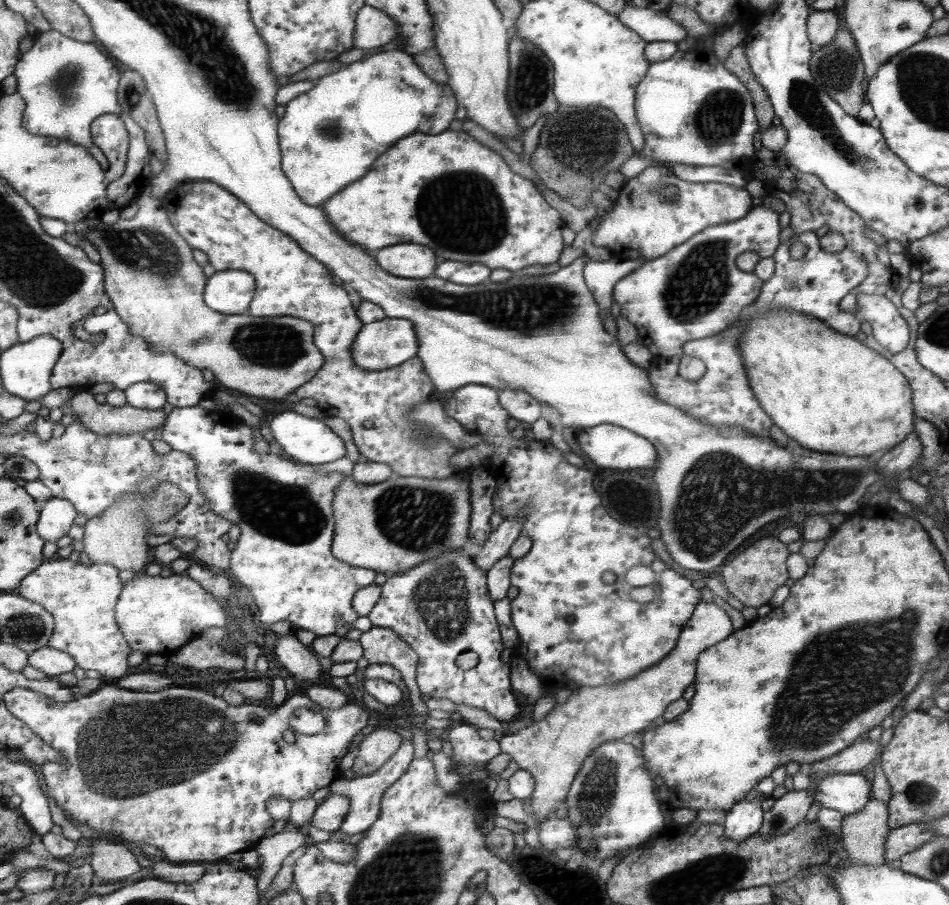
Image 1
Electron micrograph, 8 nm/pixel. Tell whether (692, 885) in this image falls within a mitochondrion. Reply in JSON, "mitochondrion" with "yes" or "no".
{"mitochondrion":"yes"}

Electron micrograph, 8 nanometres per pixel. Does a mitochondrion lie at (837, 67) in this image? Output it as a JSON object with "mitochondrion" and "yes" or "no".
{"mitochondrion":"yes"}

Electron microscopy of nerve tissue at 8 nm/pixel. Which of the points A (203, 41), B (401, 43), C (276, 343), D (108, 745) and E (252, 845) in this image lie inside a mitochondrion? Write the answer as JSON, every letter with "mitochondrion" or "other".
{"A":"mitochondrion","B":"other","C":"mitochondrion","D":"mitochondrion","E":"other"}

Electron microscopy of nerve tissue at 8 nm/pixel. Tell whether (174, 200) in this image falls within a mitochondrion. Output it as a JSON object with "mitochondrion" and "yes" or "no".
{"mitochondrion":"no"}

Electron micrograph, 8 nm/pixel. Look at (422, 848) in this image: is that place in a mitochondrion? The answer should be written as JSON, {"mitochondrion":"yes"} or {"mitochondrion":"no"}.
{"mitochondrion":"yes"}

